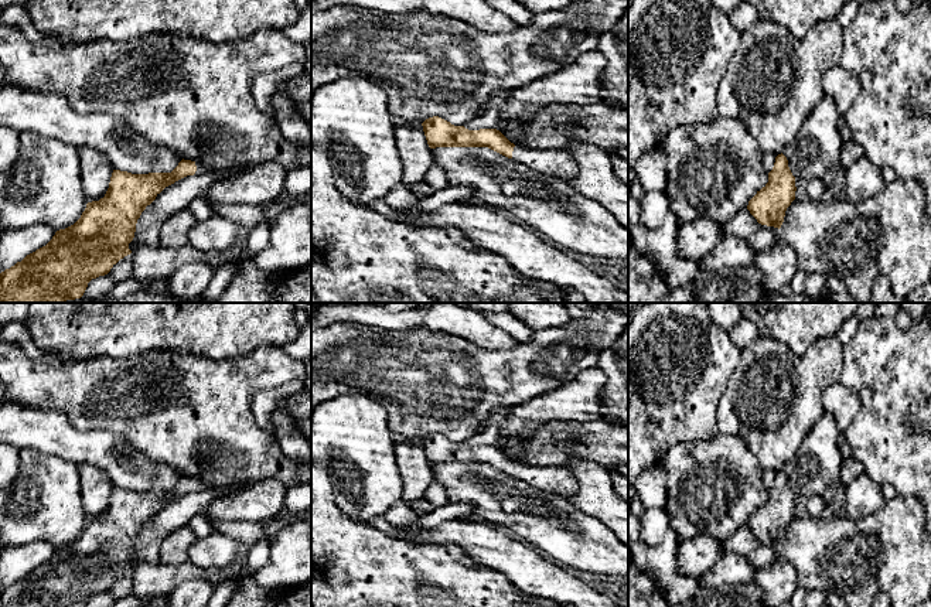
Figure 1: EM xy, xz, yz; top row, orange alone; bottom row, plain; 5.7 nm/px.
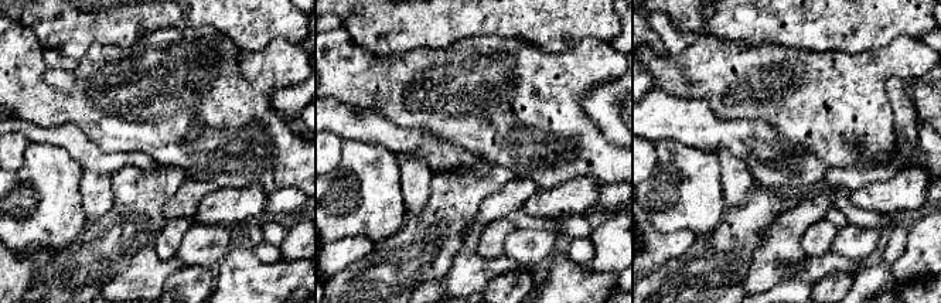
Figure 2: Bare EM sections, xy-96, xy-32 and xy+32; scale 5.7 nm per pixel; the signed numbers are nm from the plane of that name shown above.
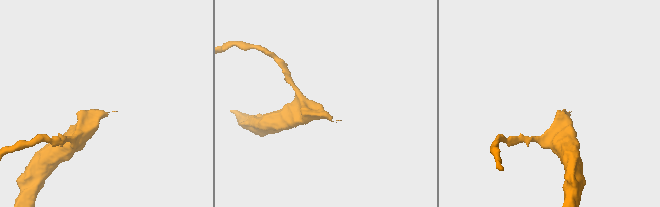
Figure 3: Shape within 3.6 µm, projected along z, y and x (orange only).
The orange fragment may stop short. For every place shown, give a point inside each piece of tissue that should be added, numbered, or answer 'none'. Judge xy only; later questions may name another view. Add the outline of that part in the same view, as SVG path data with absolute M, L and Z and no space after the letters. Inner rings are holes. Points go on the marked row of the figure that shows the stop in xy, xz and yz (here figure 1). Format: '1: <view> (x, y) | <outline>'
1: xy (201, 169) | M195 163L195 166L197 166L195 174L209 173L209 174L214 175L215 180L222 178L221 173L218 173L218 171L215 171L215 170L212 170L212 168L209 168L209 167L201 164L201 163Z

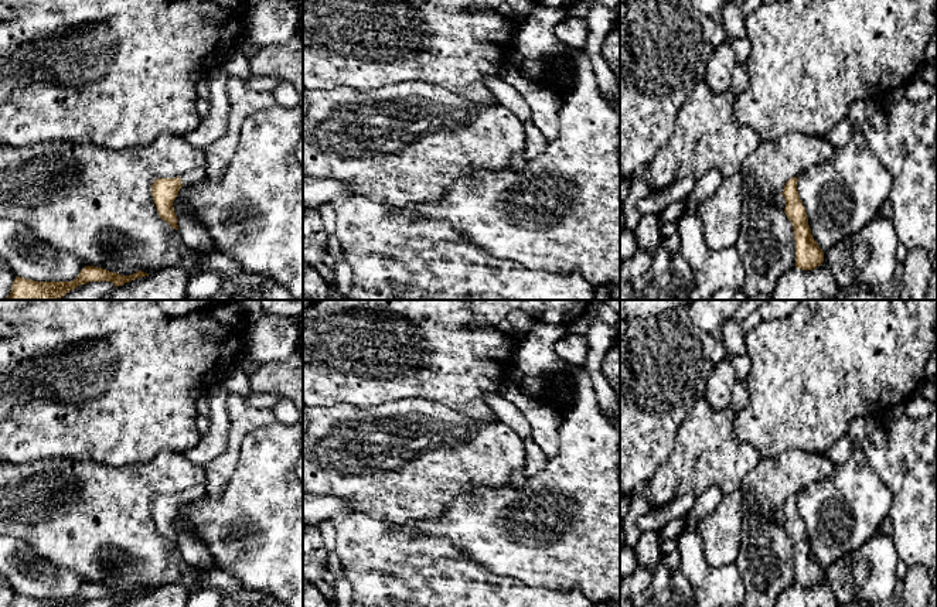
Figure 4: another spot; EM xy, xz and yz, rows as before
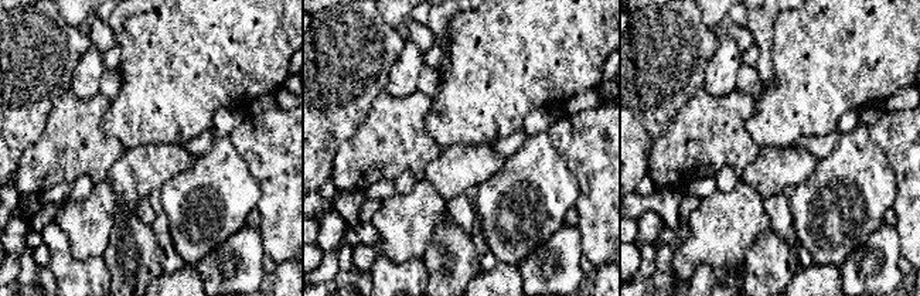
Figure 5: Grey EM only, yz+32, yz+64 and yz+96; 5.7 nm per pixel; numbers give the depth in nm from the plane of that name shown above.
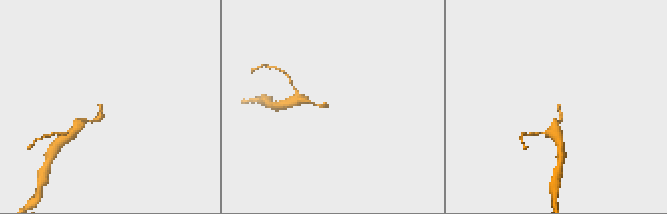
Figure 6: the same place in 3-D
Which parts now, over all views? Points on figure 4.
1: xy (197, 174) | M194 168L188 173L184 173L183 175L180 175L183 187L200 183L200 181L205 180L205 177L207 177L205 168Z

